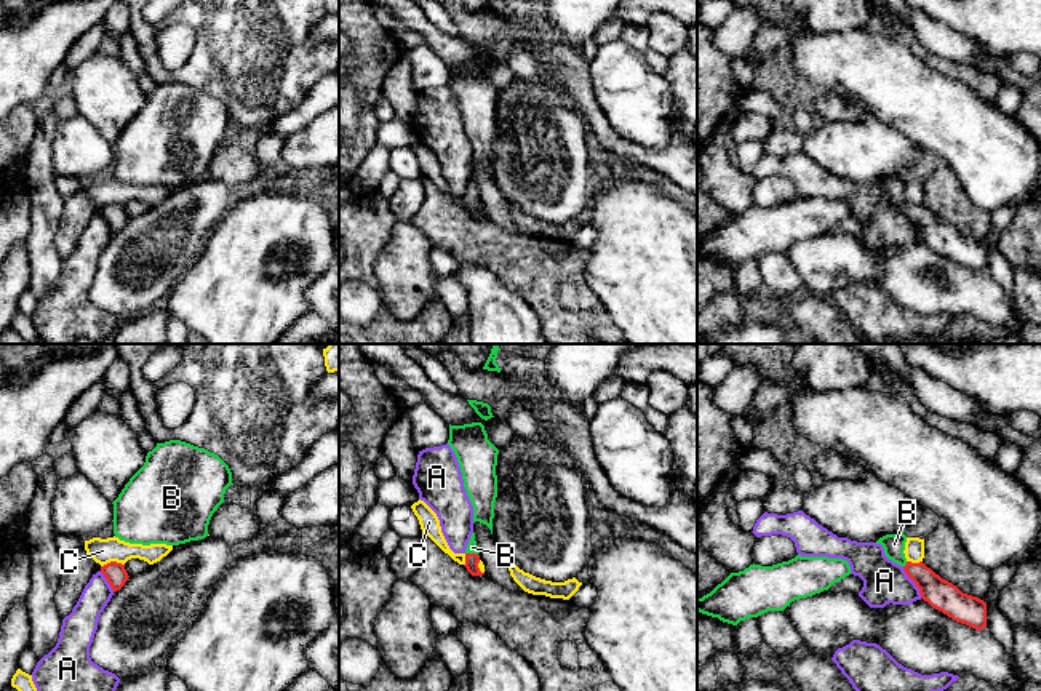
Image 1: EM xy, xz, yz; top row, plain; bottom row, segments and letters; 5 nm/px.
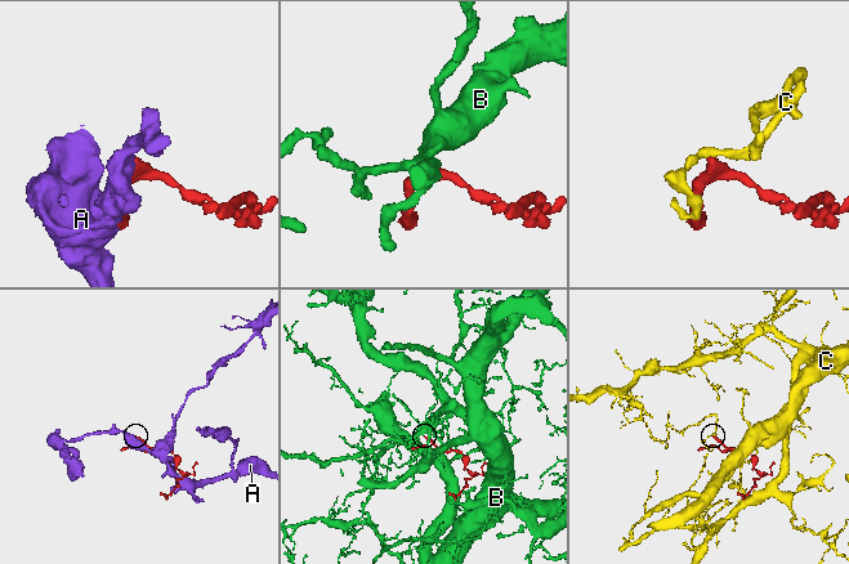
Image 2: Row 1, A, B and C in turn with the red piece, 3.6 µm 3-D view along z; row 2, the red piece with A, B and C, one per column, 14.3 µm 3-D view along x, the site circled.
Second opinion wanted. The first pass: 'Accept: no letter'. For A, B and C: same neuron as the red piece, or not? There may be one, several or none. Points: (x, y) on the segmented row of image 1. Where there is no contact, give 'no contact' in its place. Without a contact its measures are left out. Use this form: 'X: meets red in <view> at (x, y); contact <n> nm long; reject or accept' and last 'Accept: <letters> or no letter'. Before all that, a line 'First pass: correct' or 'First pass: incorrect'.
First pass: incorrect
A: meets red in yz at (913, 581); contact 190 nm long; reject
B: meets red in xz at (472, 554); contact 70 nm long; accept
C: meets red in xy at (112, 562); contact 120 nm long; reject
Accept: B

